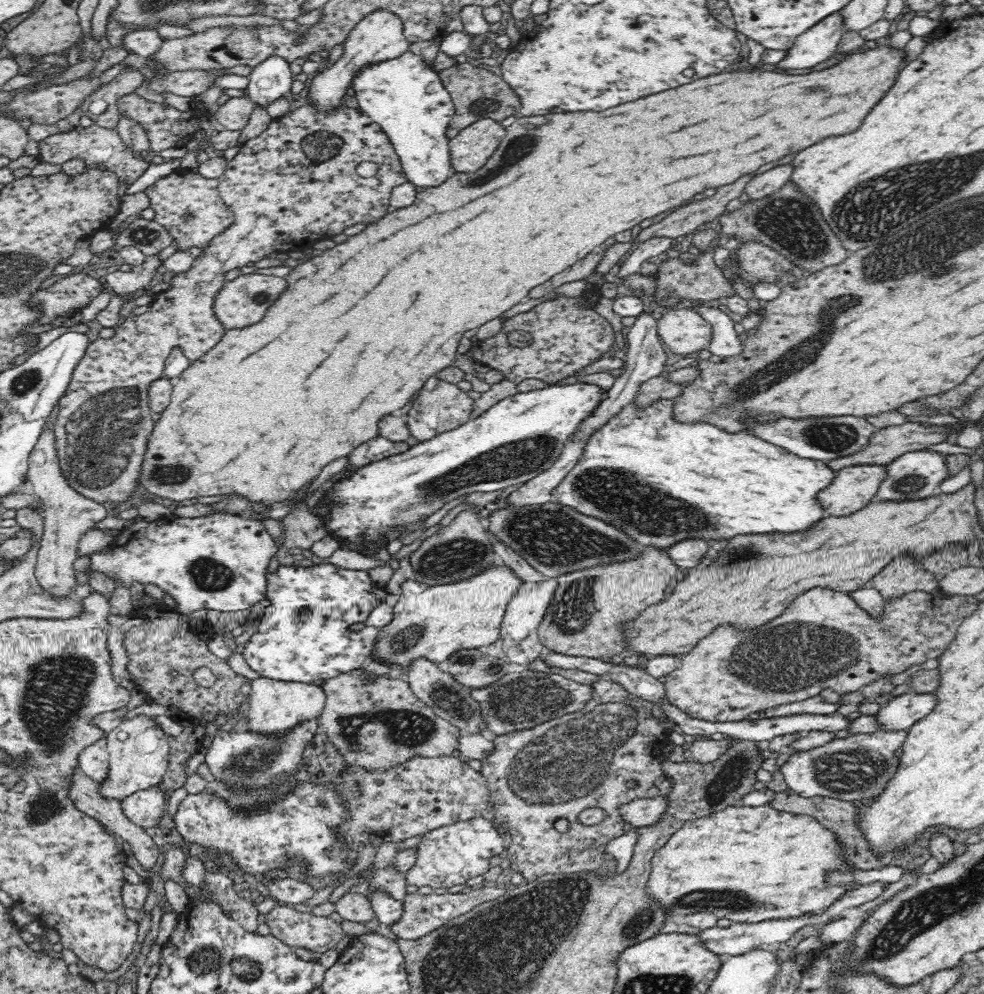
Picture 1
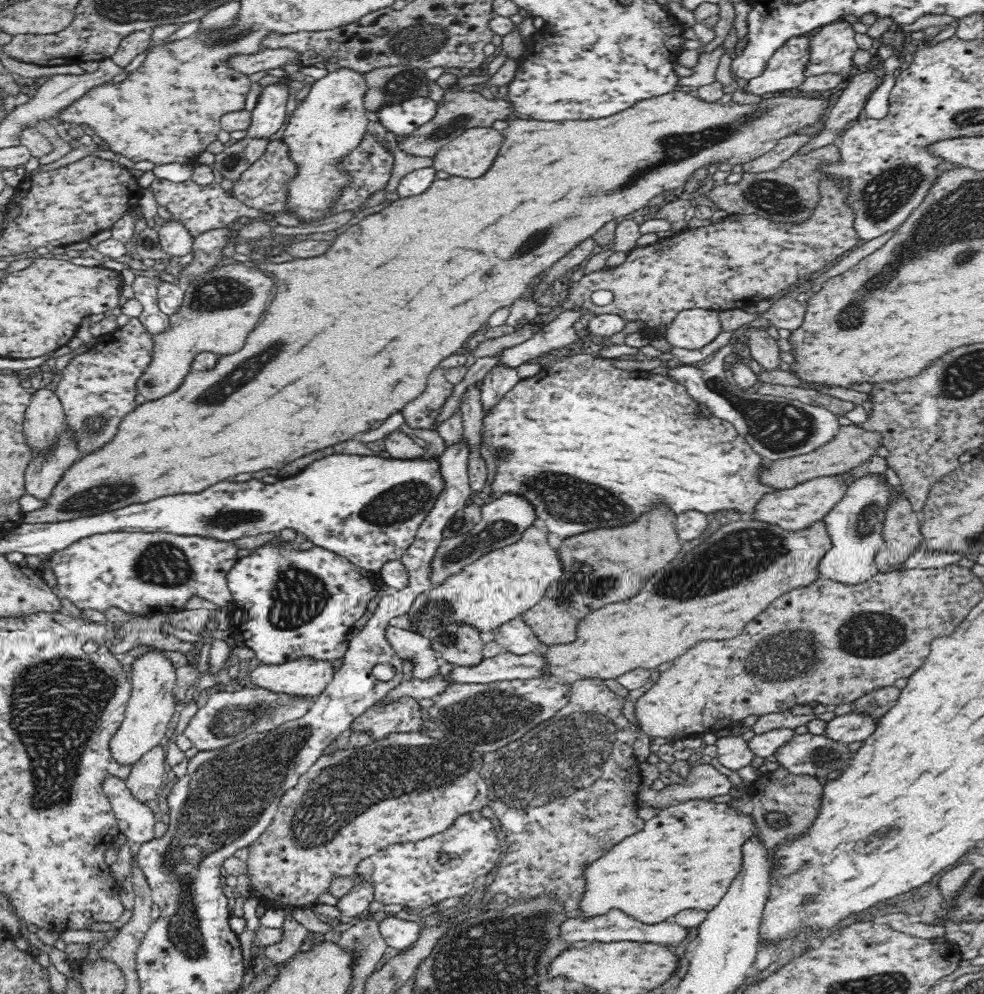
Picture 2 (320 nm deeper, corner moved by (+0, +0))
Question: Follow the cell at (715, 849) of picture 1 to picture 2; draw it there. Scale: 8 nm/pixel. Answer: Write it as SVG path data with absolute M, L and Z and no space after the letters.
M694 798L670 805L646 820L643 830L618 842L600 860L594 860L594 864L588 865L590 868L586 868L586 889L582 894L582 904L578 900L582 916L578 917L592 918L606 914L610 908L616 908L644 924L656 924L684 908L712 910L722 900L724 892L728 892L734 876L740 872L740 846L756 832L750 813L740 815L738 809L732 809L726 803Z

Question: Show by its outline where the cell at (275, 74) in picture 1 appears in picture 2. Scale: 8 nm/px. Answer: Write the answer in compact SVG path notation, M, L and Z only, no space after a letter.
M288 84L266 85L251 112L251 125L247 128L247 137L269 140L276 134L286 120L286 100Z

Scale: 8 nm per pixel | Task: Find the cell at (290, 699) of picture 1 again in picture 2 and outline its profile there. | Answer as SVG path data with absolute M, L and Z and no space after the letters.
M302 656L282 664L260 664L248 672L256 687L292 696L318 696L334 676L332 660Z

